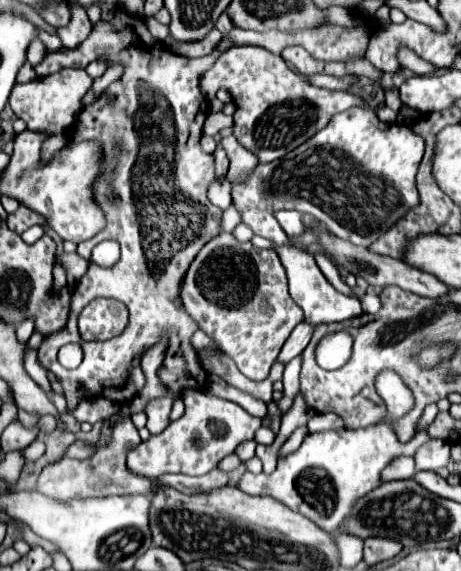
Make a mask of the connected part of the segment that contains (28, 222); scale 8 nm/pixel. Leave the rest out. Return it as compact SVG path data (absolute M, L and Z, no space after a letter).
M20 205L20 209L16 213L8 215L8 221L6 221L8 229L14 231L16 235L22 235L26 229L30 229L32 225L40 225L40 223L44 223L44 219L40 219L40 215L36 215L34 211L30 211L24 205Z

